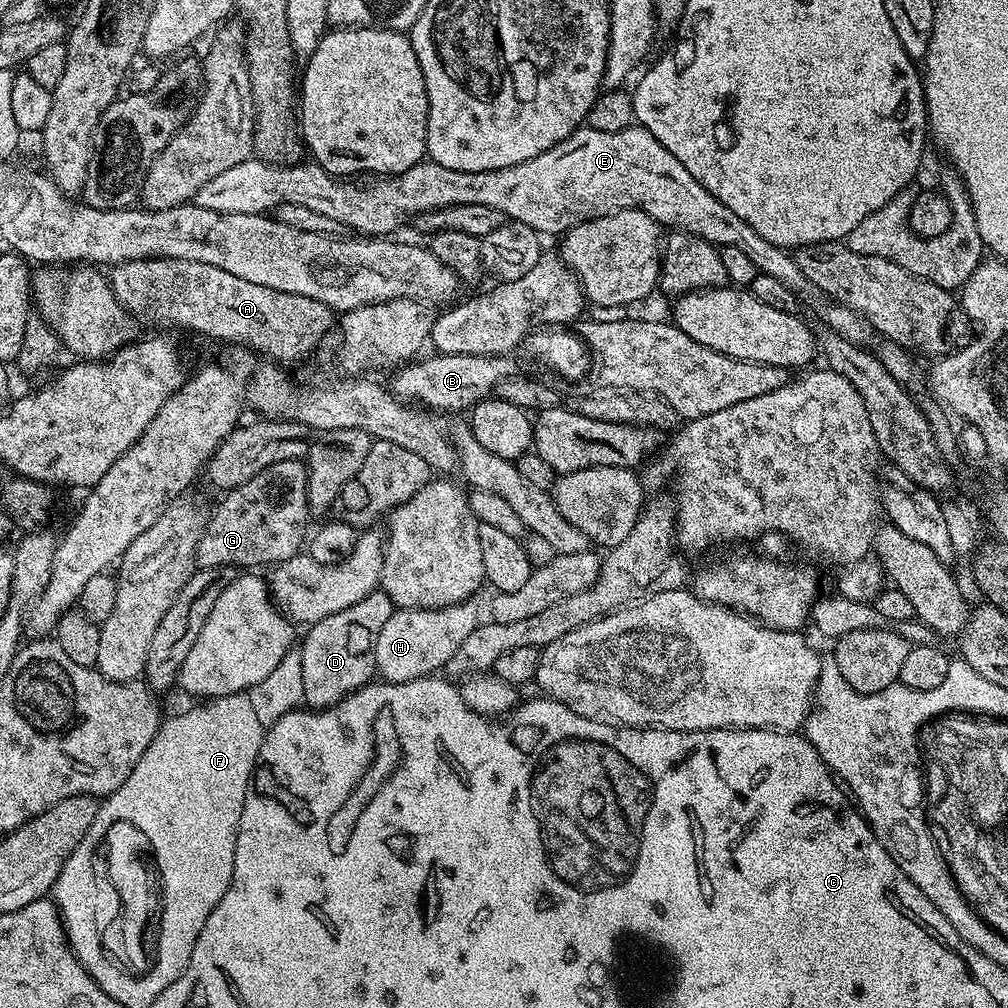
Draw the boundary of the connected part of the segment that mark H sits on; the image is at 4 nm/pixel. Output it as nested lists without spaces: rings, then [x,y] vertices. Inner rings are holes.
[[[475,603],[445,608],[401,608],[382,626],[376,643],[376,671],[389,684],[401,684],[439,673],[454,658],[458,646],[470,638],[482,616]],[[440,668],[440,669],[439,669]],[[384,675],[384,676],[383,676]]]

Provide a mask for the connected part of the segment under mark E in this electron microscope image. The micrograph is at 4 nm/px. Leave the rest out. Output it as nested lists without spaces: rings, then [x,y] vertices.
[[[581,126],[570,138],[566,138],[562,142],[558,142],[558,146],[538,154],[538,158],[530,158],[530,162],[518,162],[518,166],[506,166],[502,170],[482,170],[481,172],[449,170],[446,166],[438,166],[432,160],[425,159],[419,164],[410,166],[410,170],[400,172],[397,176],[391,178],[377,178],[372,174],[365,175],[363,178],[337,178],[330,175],[326,169],[320,167],[315,162],[301,162],[293,166],[285,166],[283,164],[269,164],[268,161],[259,158],[249,158],[238,162],[238,166],[230,166],[230,170],[222,170],[222,174],[217,174],[215,178],[210,178],[210,182],[206,182],[196,192],[194,203],[206,210],[218,210],[224,214],[264,214],[269,210],[276,209],[280,204],[297,204],[298,206],[306,206],[309,210],[314,210],[318,214],[326,214],[326,218],[334,218],[334,222],[338,222],[341,229],[351,230],[353,233],[363,234],[368,238],[387,237],[389,234],[395,233],[392,231],[395,230],[396,224],[402,223],[403,220],[409,219],[408,221],[411,221],[419,216],[421,212],[433,212],[439,208],[453,208],[455,204],[461,204],[462,206],[491,206],[491,208],[498,210],[509,221],[530,226],[535,232],[541,234],[547,234],[547,232],[563,234],[587,220],[593,220],[623,208],[637,208],[646,214],[650,214],[650,218],[654,218],[656,223],[665,229],[689,232],[720,248],[738,246],[738,250],[743,250],[754,261],[757,273],[765,272],[770,274],[770,278],[778,278],[778,282],[782,282],[782,286],[786,286],[792,292],[800,294],[803,293],[803,288],[807,289],[809,287],[808,279],[804,277],[802,270],[798,270],[795,255],[789,249],[774,246],[774,242],[766,242],[766,238],[762,238],[762,234],[758,234],[758,230],[754,230],[754,226],[742,222],[742,218],[738,218],[738,214],[734,214],[734,210],[730,210],[730,206],[722,206],[722,202],[718,202],[718,198],[714,198],[714,194],[710,194],[710,190],[706,190],[706,186],[702,186],[702,182],[698,182],[698,178],[694,178],[694,174],[690,174],[690,170],[686,170],[686,166],[682,166],[682,162],[678,162],[678,158],[674,158],[674,154],[670,154],[670,150],[666,150],[666,146],[662,146],[662,142],[658,142],[658,138],[654,138],[654,134],[650,134],[645,128],[639,126],[618,130],[618,134],[602,134],[602,130]]]

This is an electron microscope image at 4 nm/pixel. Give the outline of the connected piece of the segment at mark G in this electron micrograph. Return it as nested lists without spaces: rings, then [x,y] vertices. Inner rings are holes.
[[[303,459],[283,460],[282,462],[274,462],[274,466],[266,466],[266,470],[262,470],[258,474],[254,474],[254,478],[250,478],[250,482],[242,482],[242,486],[233,488],[223,493],[224,501],[216,508],[216,513],[210,516],[200,541],[198,542],[198,550],[196,551],[196,562],[201,568],[234,568],[237,570],[256,570],[259,564],[269,564],[275,566],[281,564],[282,561],[288,560],[292,556],[297,555],[305,547],[306,532],[304,536],[304,523],[310,517],[310,509],[308,507],[308,465]]]

